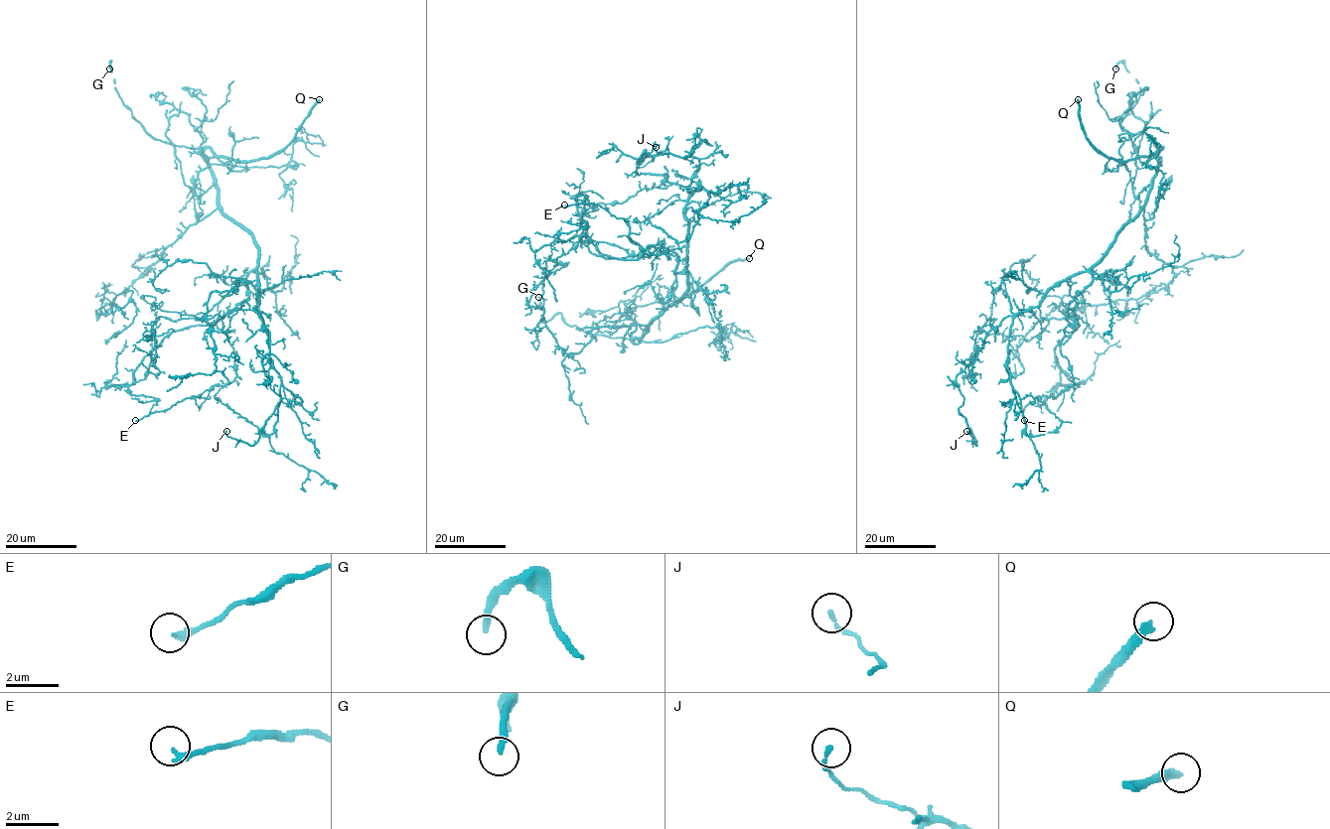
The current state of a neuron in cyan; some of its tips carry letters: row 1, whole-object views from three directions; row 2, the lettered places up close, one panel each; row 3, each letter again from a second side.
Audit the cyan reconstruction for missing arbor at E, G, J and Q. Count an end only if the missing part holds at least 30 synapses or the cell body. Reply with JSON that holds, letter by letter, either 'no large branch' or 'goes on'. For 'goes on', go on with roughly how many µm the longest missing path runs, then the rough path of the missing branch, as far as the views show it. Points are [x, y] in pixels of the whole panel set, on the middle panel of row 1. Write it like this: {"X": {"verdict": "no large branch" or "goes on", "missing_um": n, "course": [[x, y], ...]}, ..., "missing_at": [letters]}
{"E": {"verdict": "no large branch"}, "G": {"verdict": "no large branch"}, "J": {"verdict": "no large branch"}, "Q": {"verdict": "goes on", "missing_um": 120, "course": [[749, 258], [780, 253], [804, 290], [809, 281], [787, 319], [788, 350], [796, 369], [807, 375], [830, 367]]}, "missing_at": ["Q"]}

